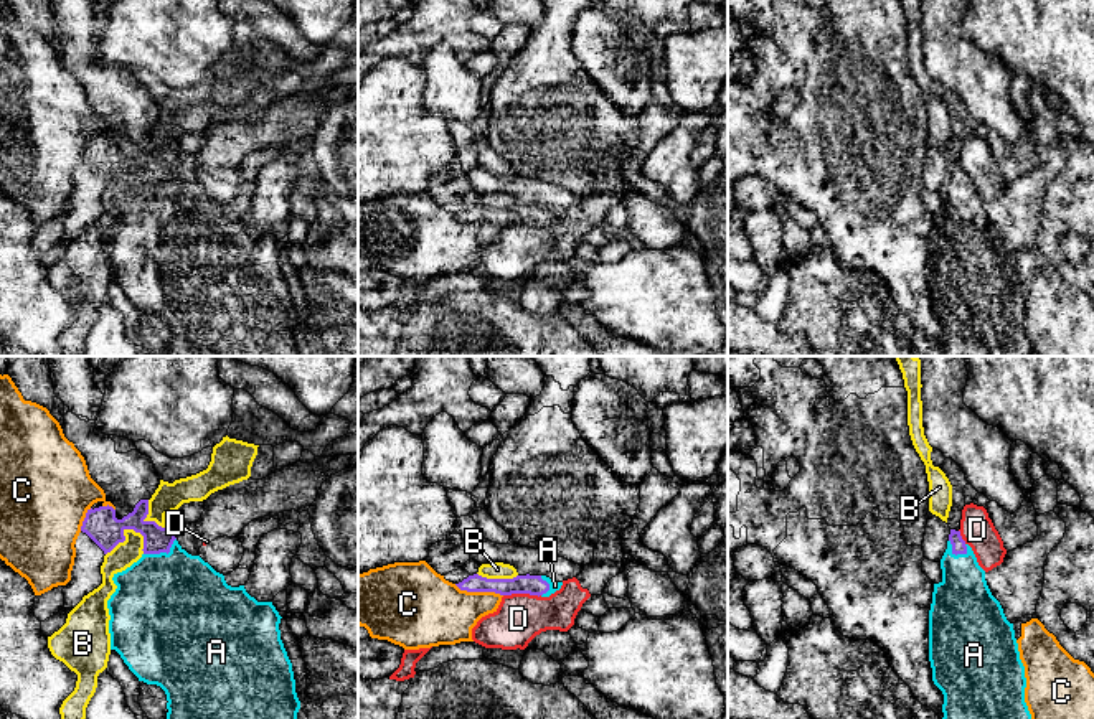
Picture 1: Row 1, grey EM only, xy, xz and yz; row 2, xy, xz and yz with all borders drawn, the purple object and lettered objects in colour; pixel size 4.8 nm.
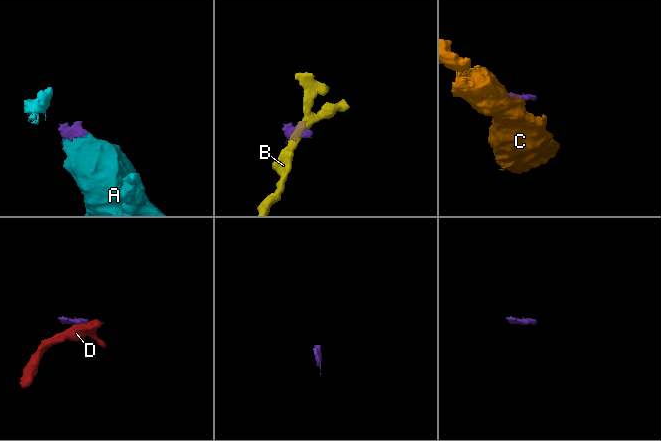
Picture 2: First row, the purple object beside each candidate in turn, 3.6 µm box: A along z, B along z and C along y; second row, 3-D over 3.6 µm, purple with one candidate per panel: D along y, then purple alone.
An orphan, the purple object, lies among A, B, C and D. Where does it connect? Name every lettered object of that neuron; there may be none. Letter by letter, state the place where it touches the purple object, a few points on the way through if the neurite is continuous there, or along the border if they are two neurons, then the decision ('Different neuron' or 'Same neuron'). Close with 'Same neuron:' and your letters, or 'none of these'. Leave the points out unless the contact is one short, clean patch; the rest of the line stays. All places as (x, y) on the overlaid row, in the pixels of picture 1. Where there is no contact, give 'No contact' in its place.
A: Touches purple at xy (162, 551). Path across: xy (157, 540), (162, 551), (164, 602). Same neuron
B: Touches purple at xy (122, 535). Boundary: xy (144, 536), (126, 530), (124, 540), (106, 554). Different neuron
C: Touches purple at xz (479, 591). Different neuron
D: Touches purple at xz (522, 592). Boundary: xz (540, 594), (504, 596). Different neuron
Same neuron: A

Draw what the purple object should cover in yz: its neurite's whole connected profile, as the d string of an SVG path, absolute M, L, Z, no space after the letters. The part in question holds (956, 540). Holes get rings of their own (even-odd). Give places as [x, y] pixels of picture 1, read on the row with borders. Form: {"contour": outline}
{"contour": "M950 529L941 569L942 580L934 584L929 610L929 661L932 681L944 694L942 719L1031 719L1025 703L1025 666L1020 660L1013 623L1007 620L1000 602L992 595L985 571L960 531Z"}

